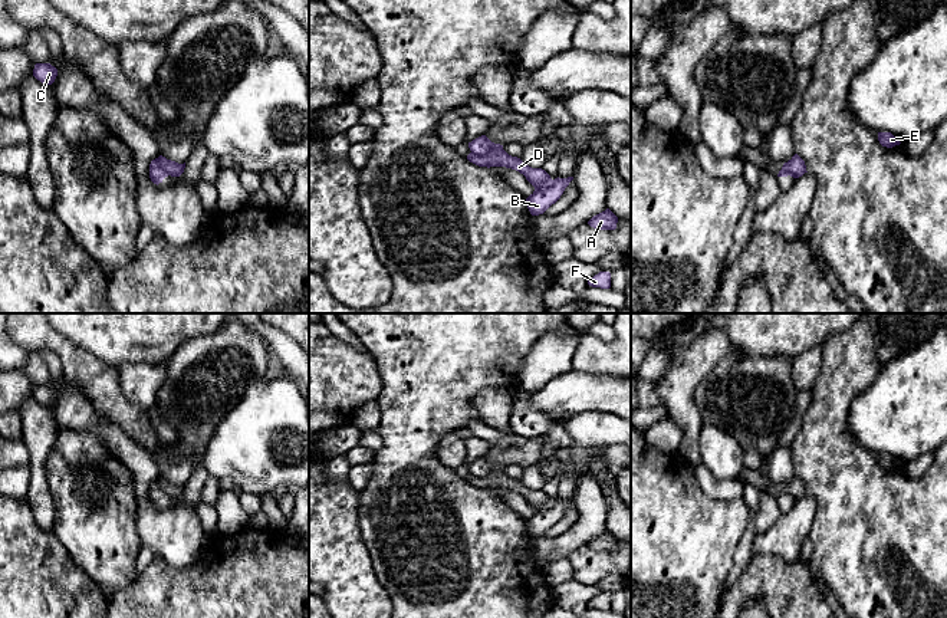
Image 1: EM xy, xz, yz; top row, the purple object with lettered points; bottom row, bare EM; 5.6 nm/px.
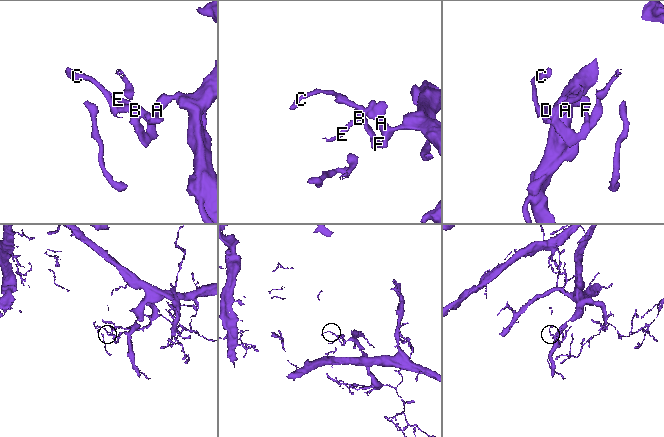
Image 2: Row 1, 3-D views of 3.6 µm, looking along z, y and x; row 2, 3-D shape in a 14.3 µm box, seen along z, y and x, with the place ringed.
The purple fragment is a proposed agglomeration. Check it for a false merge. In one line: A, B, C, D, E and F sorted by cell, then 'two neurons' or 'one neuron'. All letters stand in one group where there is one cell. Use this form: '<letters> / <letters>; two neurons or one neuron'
A B D E F / C; two neurons

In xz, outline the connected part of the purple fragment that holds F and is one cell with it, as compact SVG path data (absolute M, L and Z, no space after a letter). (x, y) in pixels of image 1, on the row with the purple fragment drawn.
M599 272L588 280L588 285L592 287L609 289L611 287L611 273Z

